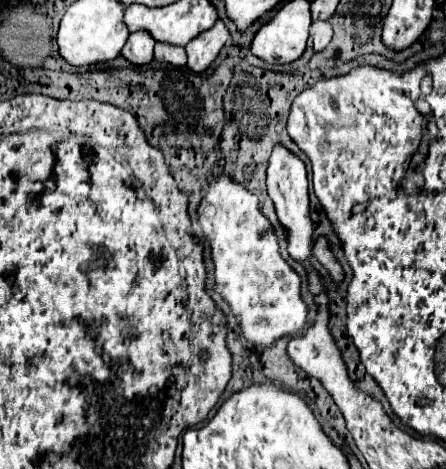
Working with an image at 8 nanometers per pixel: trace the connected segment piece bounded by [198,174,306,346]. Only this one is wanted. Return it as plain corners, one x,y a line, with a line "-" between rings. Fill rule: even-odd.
220,174
216,180
208,184
208,194
198,208
198,218
204,236
208,236
212,244
212,256
216,266
216,292
228,300
232,312
240,320
240,338
268,346
286,334
294,334
304,328
306,322
306,304
300,298
300,276
280,258
278,240
270,222
258,210
256,196
248,194
242,184
236,184
230,176

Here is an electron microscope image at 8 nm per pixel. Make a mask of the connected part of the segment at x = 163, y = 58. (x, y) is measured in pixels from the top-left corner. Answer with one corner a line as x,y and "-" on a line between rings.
158,42
154,46
154,62
164,62
164,64
170,64
170,66
182,68
186,64
186,52
184,52
184,48

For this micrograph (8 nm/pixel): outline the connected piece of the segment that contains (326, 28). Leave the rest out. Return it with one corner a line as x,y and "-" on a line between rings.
318,20
318,22
312,24
310,30
312,30
312,40
314,40
314,52
322,52
328,46
330,38
332,38
332,26
330,26
330,22

